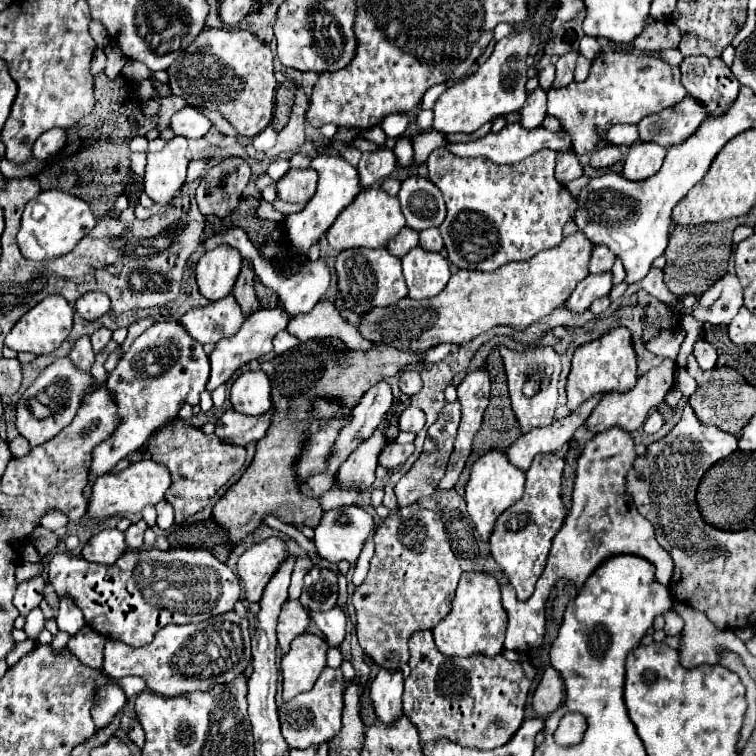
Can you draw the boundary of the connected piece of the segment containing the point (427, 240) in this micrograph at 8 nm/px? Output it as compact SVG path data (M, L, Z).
M434 227L434 229L424 229L420 231L420 247L426 249L426 251L440 251L442 249L442 237L440 237L440 231Z

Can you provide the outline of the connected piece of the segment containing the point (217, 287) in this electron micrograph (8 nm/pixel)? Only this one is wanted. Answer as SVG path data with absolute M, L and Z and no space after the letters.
M220 245L206 255L196 265L196 283L200 295L208 301L224 299L232 293L236 277L242 269L240 253L230 245Z

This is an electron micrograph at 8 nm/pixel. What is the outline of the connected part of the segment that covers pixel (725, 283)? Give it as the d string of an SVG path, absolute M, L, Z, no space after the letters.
M726 275L712 285L696 303L692 315L696 321L728 325L742 307L742 285L736 275Z

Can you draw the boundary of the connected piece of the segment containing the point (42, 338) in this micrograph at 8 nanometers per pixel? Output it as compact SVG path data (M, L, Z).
M46 297L44 301L40 301L40 305L36 305L24 317L20 317L20 321L8 333L6 345L14 351L28 351L34 355L52 353L70 335L72 315L74 315L74 309L68 305L68 301L64 301L64 297Z

